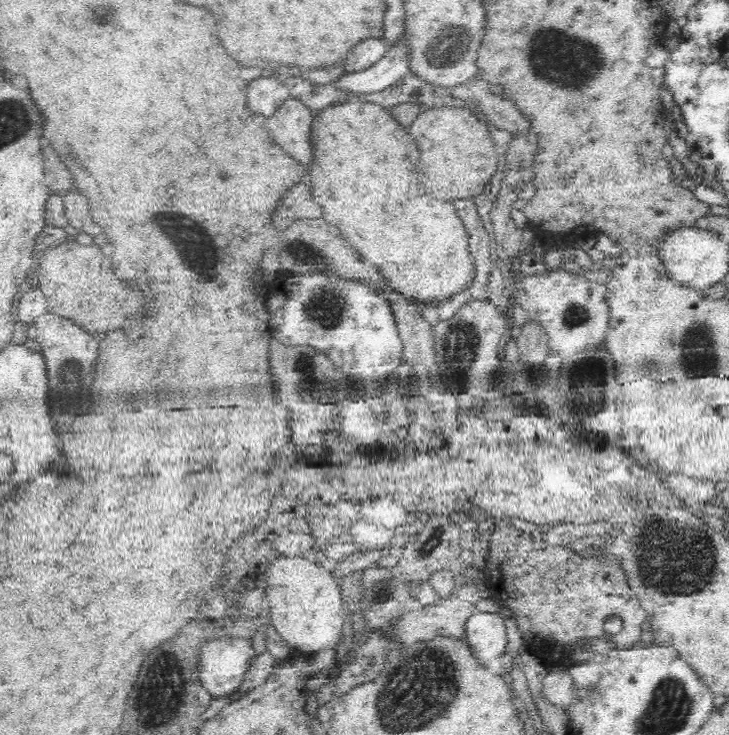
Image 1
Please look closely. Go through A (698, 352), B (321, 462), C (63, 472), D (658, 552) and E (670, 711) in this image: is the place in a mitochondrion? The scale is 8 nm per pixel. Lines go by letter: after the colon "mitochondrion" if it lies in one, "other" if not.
A: mitochondrion
B: other
C: other
D: mitochondrion
E: mitochondrion

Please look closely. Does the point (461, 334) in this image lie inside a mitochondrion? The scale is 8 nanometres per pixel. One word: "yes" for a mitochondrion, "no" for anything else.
yes

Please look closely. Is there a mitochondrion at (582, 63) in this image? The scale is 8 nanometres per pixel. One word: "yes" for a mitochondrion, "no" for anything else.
yes

